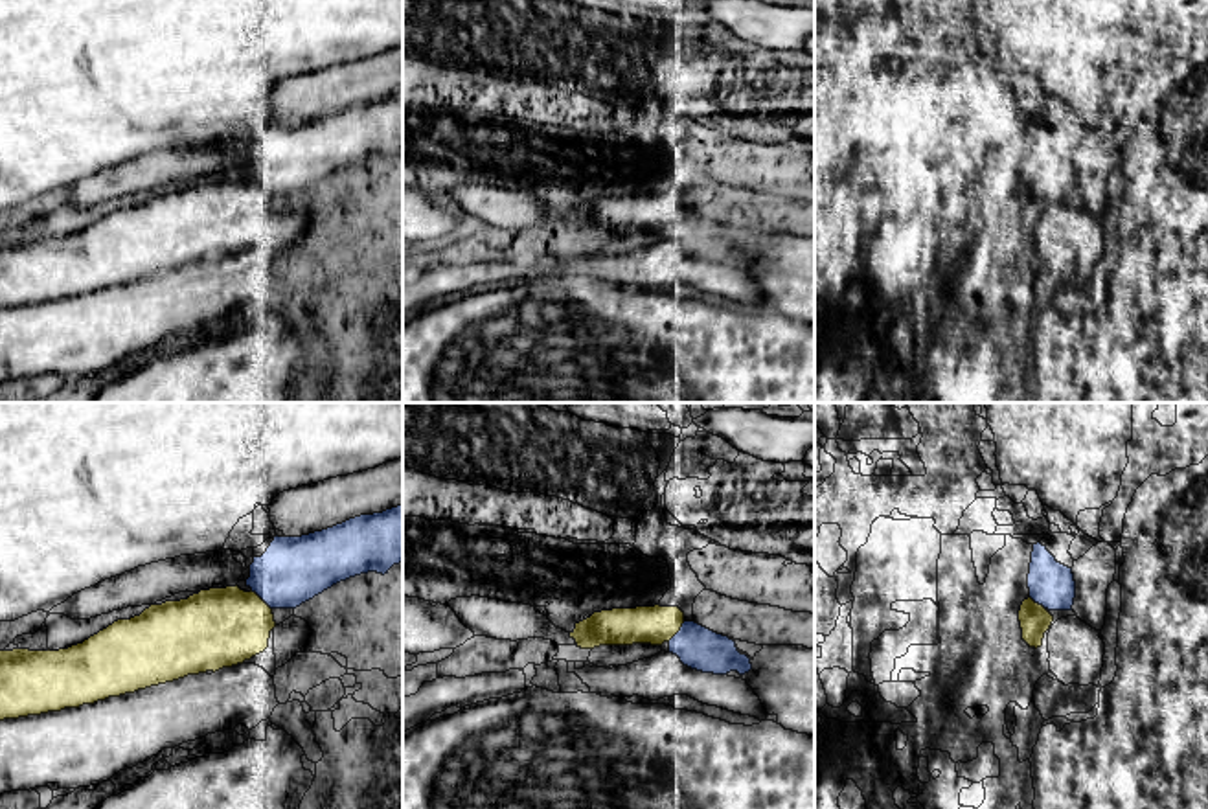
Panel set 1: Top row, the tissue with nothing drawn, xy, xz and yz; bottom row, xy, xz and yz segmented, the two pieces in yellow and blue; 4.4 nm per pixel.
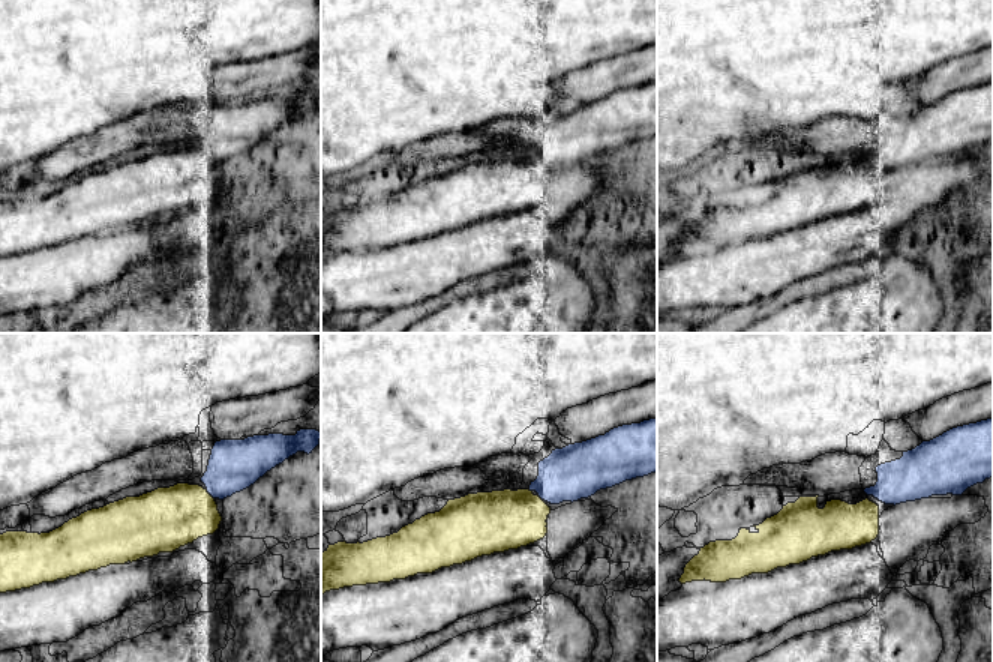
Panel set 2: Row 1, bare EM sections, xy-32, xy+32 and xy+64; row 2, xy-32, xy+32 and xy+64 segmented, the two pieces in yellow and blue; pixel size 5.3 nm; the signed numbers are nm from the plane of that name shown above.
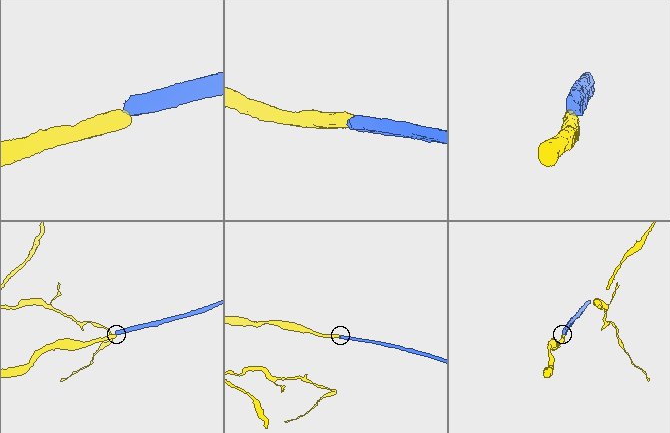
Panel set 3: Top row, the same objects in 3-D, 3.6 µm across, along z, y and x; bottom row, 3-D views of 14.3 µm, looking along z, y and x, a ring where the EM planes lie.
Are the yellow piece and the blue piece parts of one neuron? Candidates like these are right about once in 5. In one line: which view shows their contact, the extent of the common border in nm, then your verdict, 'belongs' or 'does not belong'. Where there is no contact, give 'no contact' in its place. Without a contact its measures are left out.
contact in xy; length 130 nm; belongs

